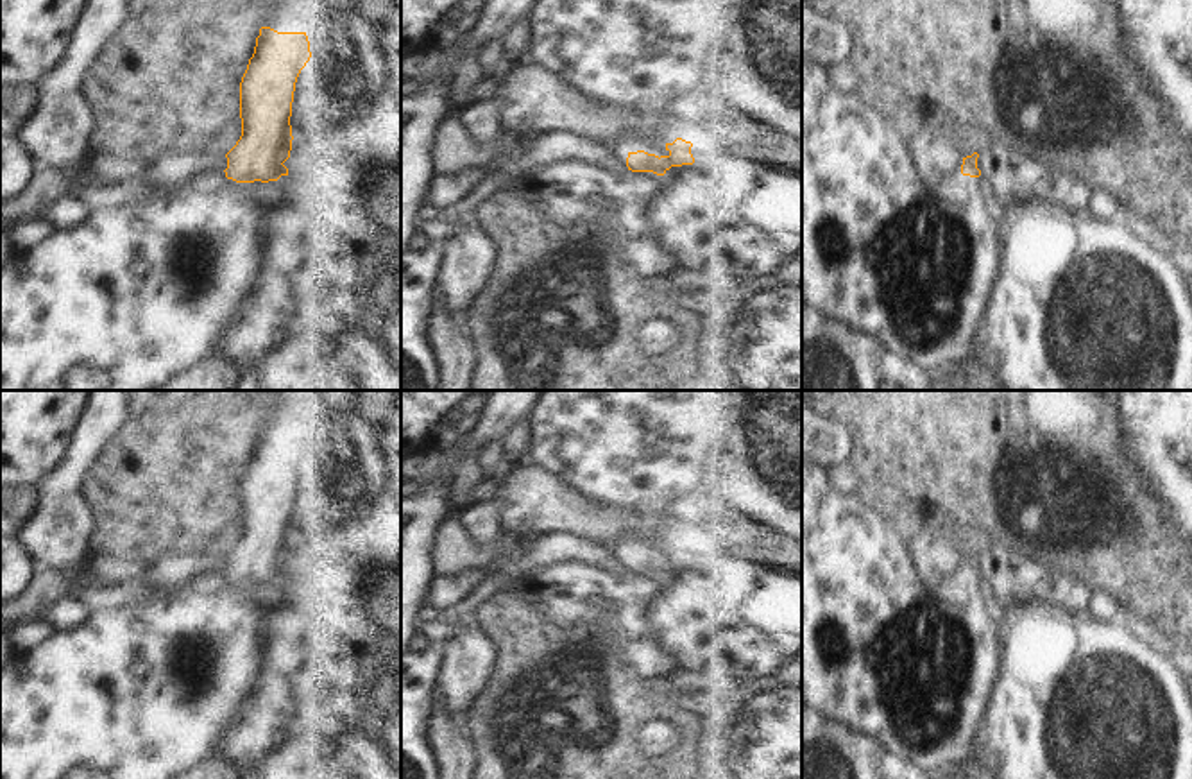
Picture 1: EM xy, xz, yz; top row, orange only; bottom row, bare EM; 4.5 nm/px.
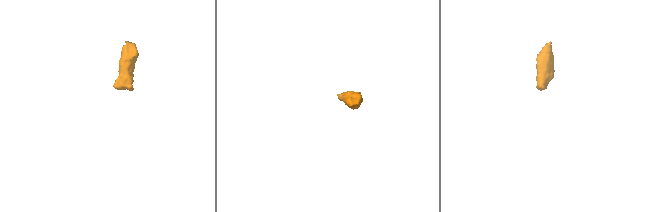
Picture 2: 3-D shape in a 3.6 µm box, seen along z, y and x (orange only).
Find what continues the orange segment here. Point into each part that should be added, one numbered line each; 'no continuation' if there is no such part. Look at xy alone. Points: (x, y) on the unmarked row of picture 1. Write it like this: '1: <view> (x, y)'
1: xy (144, 692)

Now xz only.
1: xz (655, 547)

